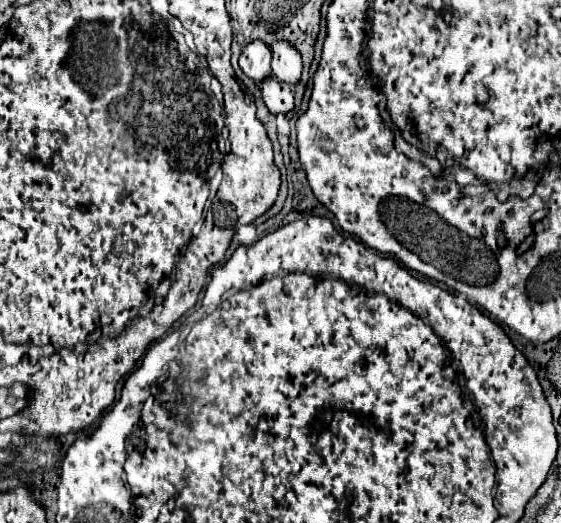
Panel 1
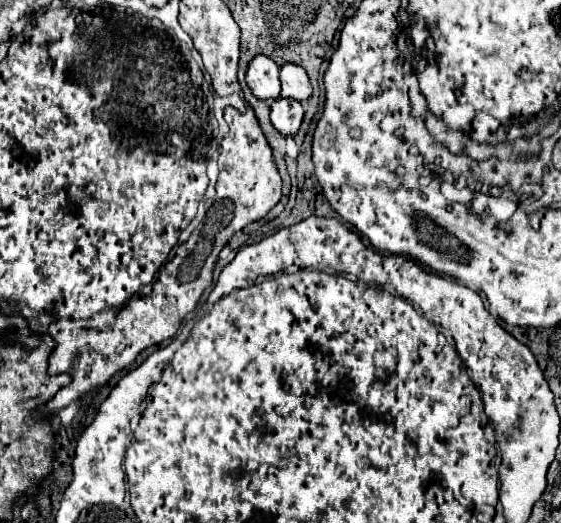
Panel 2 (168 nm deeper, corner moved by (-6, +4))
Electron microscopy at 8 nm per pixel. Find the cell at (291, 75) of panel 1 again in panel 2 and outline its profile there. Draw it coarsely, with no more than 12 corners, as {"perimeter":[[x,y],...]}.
{"perimeter":[[281,66],[281,96],[309,100],[311,84],[303,66]]}

